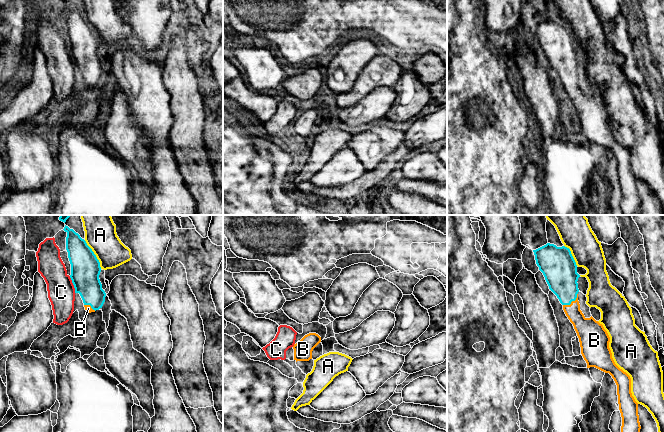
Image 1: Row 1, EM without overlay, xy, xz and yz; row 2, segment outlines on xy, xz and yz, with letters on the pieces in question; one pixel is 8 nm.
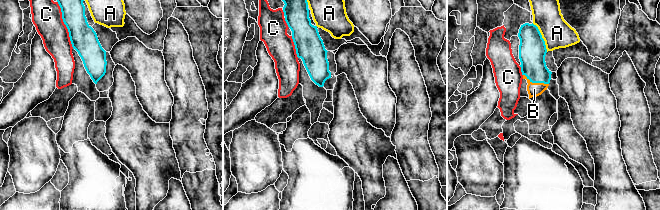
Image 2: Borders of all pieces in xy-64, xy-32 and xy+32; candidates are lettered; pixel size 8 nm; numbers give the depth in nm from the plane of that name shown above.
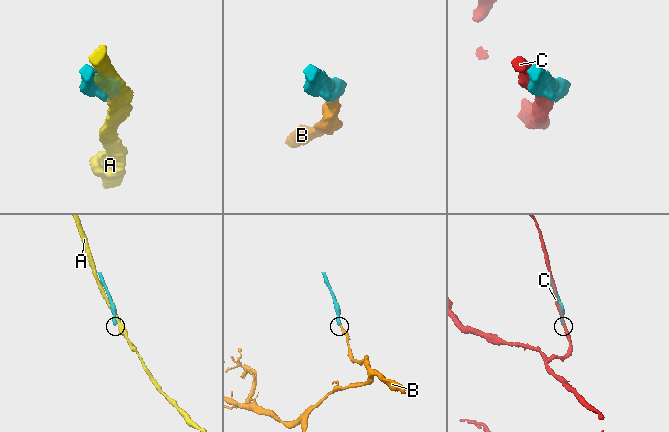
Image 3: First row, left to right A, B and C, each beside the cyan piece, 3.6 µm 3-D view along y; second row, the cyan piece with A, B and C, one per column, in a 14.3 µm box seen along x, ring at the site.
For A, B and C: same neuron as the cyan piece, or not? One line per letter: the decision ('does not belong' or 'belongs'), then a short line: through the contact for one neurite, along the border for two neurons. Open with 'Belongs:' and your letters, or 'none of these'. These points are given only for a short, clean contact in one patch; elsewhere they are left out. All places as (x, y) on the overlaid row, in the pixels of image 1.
Belongs: B
A: does not belong
B: belongs | yz (560, 272), (567, 294), (572, 300), (572, 311), (585, 328)
C: does not belong

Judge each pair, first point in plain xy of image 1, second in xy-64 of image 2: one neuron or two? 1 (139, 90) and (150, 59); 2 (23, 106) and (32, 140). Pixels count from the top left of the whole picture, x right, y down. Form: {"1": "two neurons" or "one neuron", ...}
{"1": "one neuron", "2": "two neurons"}

